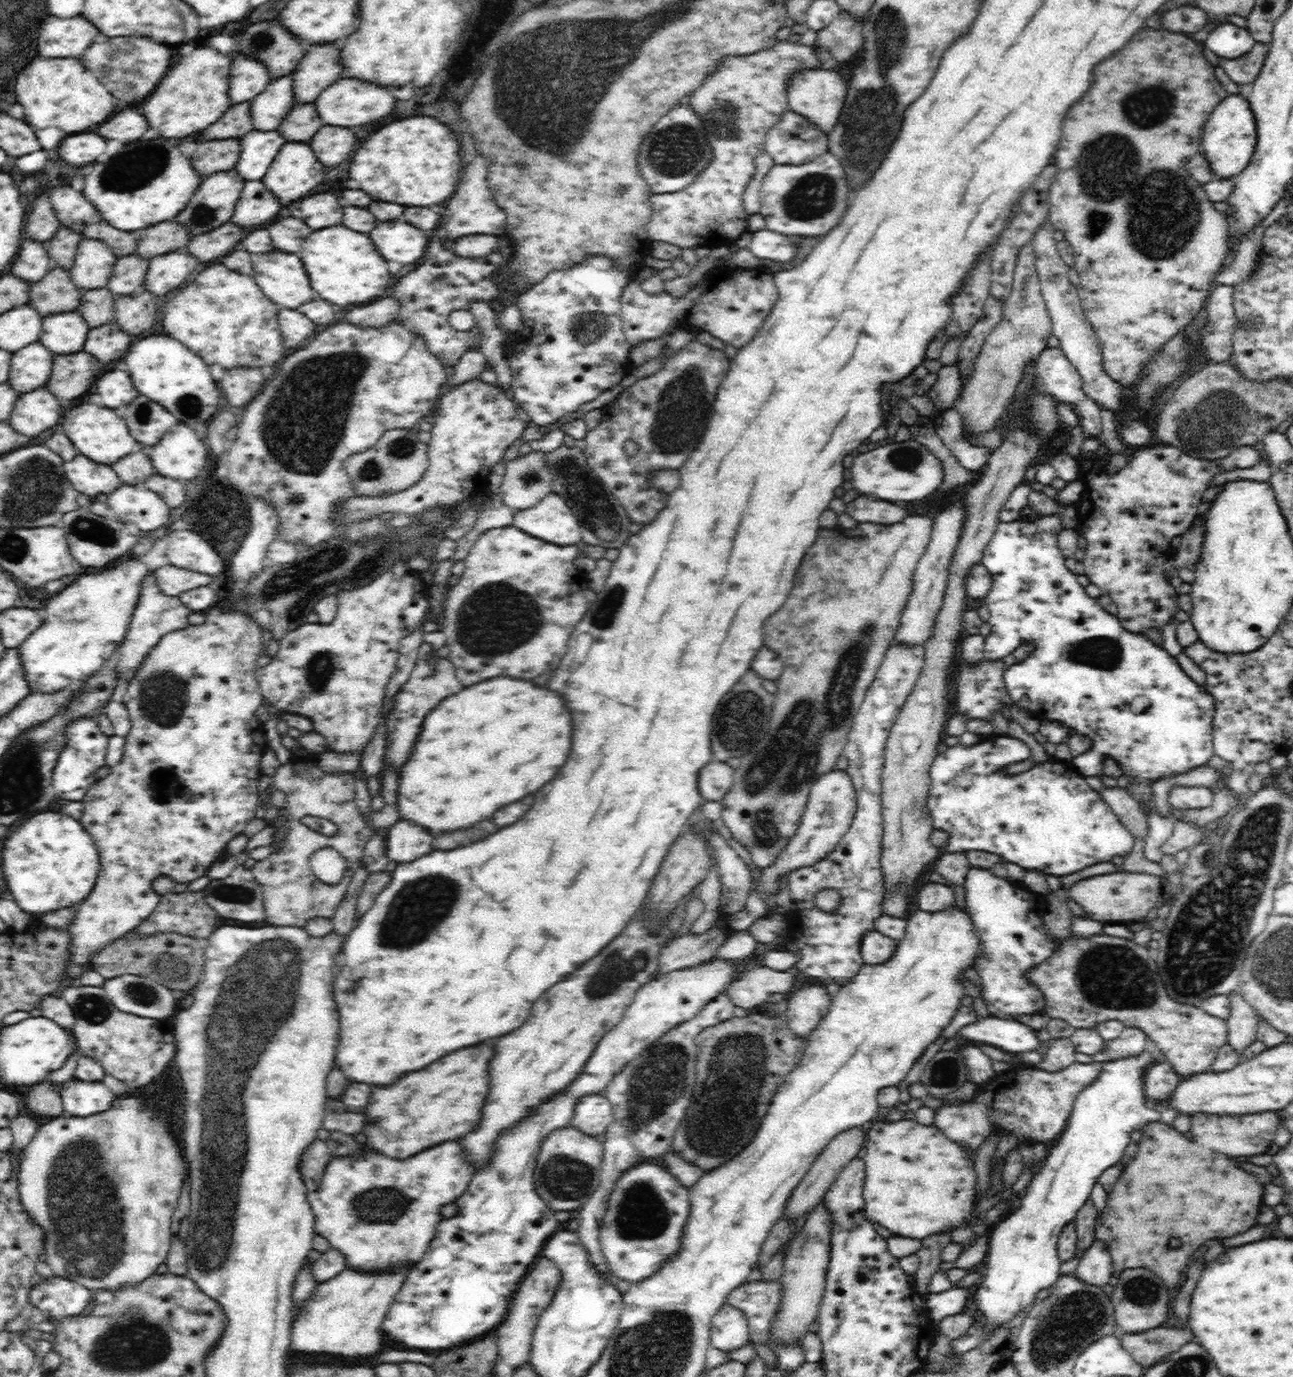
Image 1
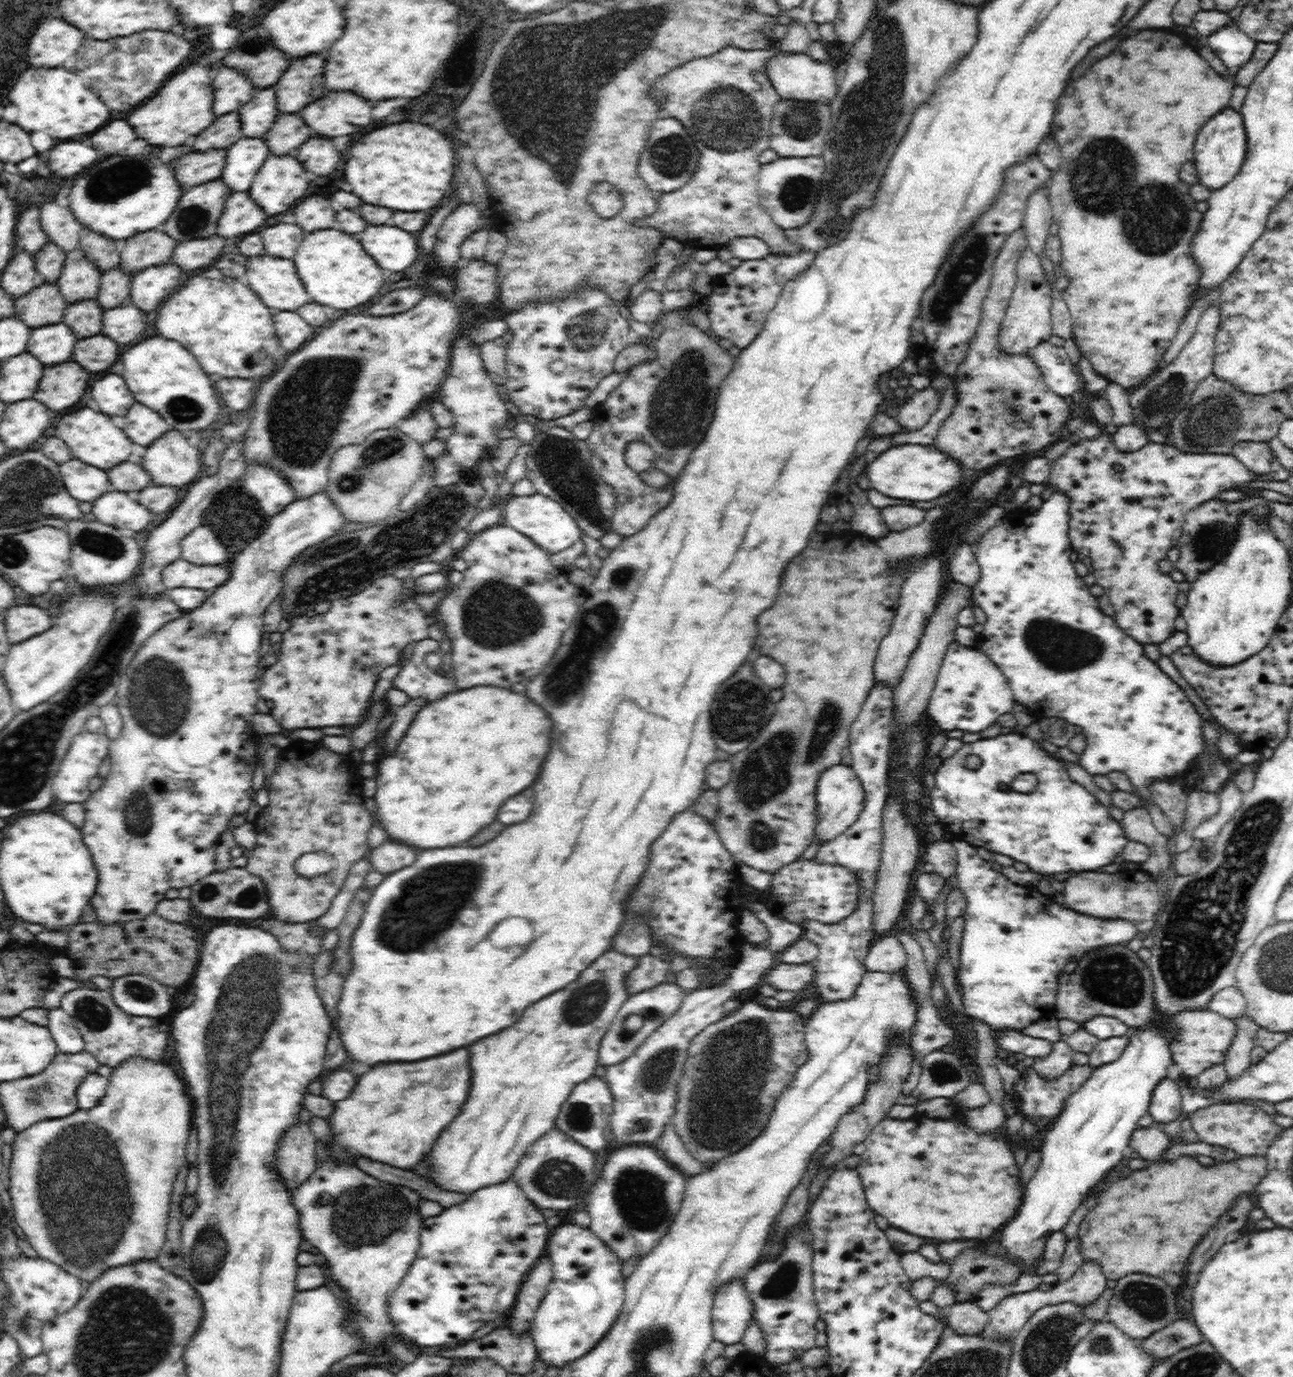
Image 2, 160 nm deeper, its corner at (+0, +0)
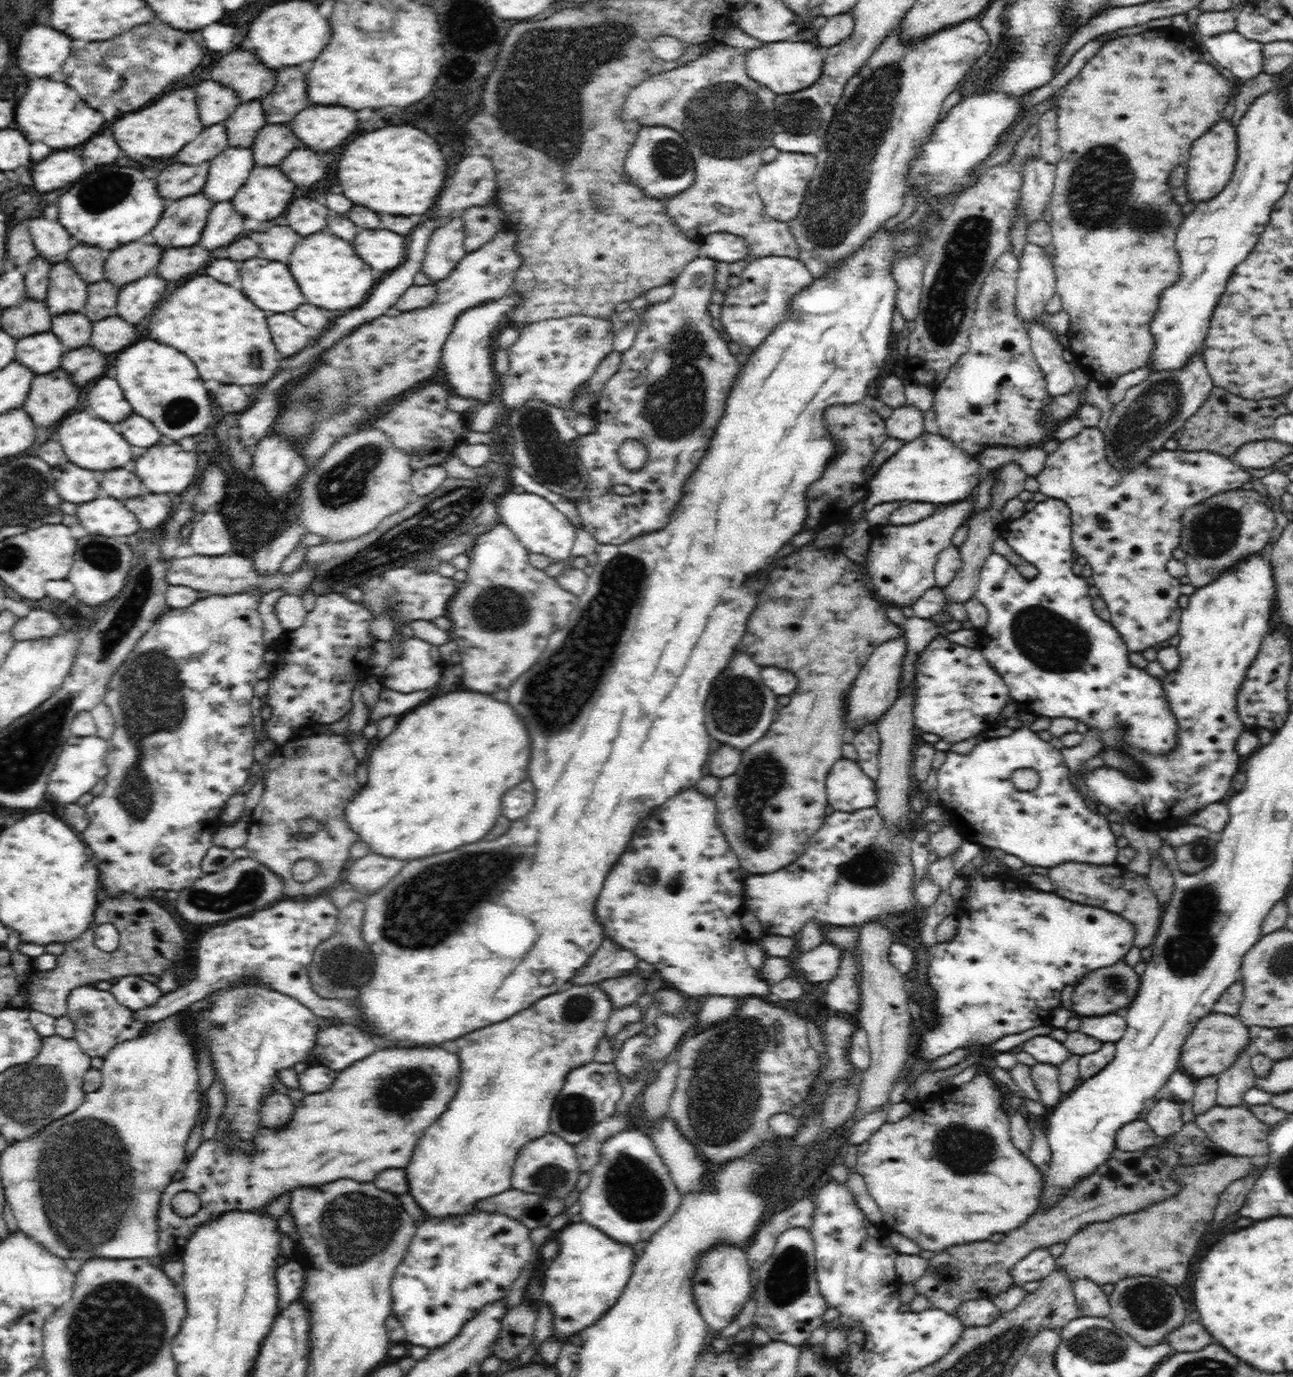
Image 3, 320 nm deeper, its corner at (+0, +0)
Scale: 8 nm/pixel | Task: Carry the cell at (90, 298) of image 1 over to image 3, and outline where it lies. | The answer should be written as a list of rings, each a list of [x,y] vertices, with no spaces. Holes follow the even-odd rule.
[[[81,310],[53,316],[49,331],[69,350],[78,349],[89,344],[93,324]]]

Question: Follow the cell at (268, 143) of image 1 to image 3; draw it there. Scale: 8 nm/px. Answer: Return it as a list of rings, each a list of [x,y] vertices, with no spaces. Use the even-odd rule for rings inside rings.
[[[229,146],[209,163],[208,178],[201,192],[216,203],[230,201],[255,167],[251,147]]]

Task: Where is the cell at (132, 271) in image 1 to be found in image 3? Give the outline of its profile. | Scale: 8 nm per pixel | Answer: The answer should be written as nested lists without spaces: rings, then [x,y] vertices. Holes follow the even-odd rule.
[[[105,278],[102,281],[89,284],[82,312],[94,323],[114,316],[120,288]]]

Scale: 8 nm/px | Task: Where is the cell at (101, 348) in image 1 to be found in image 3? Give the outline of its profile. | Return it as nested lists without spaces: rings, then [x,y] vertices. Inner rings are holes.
[[[90,344],[87,346],[70,349],[63,354],[60,361],[62,370],[65,370],[72,382],[78,387],[90,382],[90,378],[98,378],[106,370],[108,354],[96,351]]]

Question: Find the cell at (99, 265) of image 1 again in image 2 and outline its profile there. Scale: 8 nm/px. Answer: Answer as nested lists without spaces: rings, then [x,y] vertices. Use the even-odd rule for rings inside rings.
[[[78,248],[66,253],[66,260],[61,275],[56,282],[68,305],[80,300],[97,298],[102,271],[86,258]]]

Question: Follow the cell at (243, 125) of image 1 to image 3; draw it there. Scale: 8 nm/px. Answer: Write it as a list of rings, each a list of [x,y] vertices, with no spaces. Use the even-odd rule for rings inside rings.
[[[223,123],[206,127],[192,142],[183,146],[174,155],[174,160],[180,164],[200,164],[200,162],[211,161],[223,150],[229,147],[228,137]]]

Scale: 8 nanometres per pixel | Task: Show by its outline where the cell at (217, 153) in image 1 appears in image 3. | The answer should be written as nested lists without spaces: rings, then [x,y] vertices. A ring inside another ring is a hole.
[[[209,161],[194,166],[176,162],[164,168],[155,178],[158,196],[169,203],[201,192],[208,178],[209,166]]]

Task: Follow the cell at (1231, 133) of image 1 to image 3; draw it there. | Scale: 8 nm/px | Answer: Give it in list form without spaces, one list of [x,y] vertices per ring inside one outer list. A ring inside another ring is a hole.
[[[1222,119],[1192,143],[1191,157],[1185,164],[1187,169],[1185,187],[1191,202],[1206,202],[1214,198],[1230,182],[1237,161],[1238,146],[1235,128],[1230,120]]]

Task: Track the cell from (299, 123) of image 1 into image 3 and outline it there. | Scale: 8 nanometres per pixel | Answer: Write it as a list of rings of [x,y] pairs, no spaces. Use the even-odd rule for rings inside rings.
[[[290,123],[264,125],[250,146],[255,166],[276,166],[298,148],[297,142]]]

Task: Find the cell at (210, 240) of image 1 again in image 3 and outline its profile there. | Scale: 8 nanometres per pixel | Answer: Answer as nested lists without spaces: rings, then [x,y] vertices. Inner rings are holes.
[[[200,245],[164,249],[154,274],[164,278],[166,282],[179,280],[186,274],[197,272],[200,268],[210,264],[213,260],[210,257],[211,253]]]

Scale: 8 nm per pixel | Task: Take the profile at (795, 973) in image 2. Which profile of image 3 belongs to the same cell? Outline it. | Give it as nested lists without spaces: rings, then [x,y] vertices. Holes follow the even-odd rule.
[[[830,943],[819,944],[808,952],[802,953],[800,958],[794,959],[795,972],[799,972],[810,982],[824,982],[836,978],[842,963],[842,951]]]

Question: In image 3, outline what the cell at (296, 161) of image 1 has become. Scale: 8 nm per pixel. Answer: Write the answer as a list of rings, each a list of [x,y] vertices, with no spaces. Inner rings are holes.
[[[279,164],[255,166],[247,181],[236,191],[230,201],[234,205],[234,209],[249,223],[252,223],[252,220],[266,222],[266,220],[272,220],[272,218],[280,216],[282,212],[286,212],[284,208],[290,204],[294,188],[296,188],[295,183],[281,171]]]

